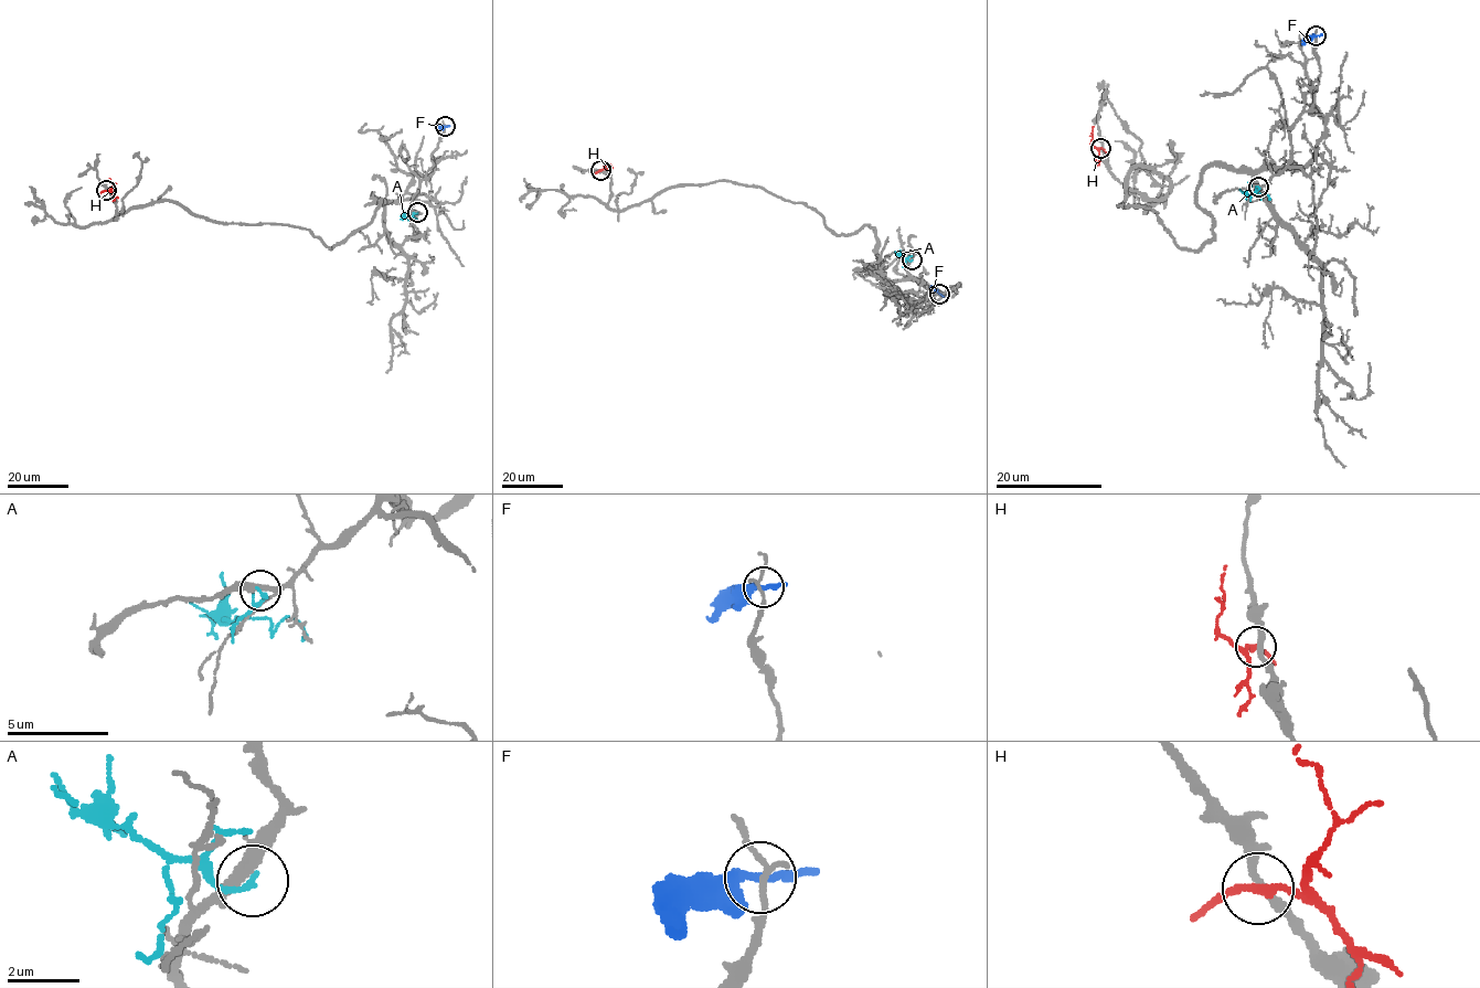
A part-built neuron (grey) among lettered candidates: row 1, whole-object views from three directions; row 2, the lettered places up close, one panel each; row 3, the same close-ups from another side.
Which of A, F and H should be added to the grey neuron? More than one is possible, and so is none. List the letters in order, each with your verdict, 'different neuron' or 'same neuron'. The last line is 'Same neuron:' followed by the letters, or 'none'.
A: different neuron
F: different neuron
H: same neuron
Same neuron: H

